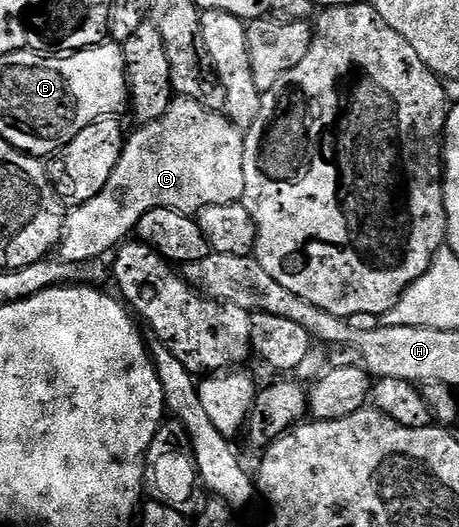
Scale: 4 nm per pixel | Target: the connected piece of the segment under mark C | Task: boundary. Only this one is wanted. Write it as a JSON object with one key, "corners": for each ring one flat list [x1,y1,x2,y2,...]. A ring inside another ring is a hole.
{"corners":[[177,97,157,122,146,122,136,129,140,130,127,135,124,151,110,180,106,180,106,188,94,200,67,211,58,245,58,256,63,262,103,259,103,254,115,251,135,231,138,220,154,208,170,208,195,216,207,206,243,199,244,134,223,113]]}

